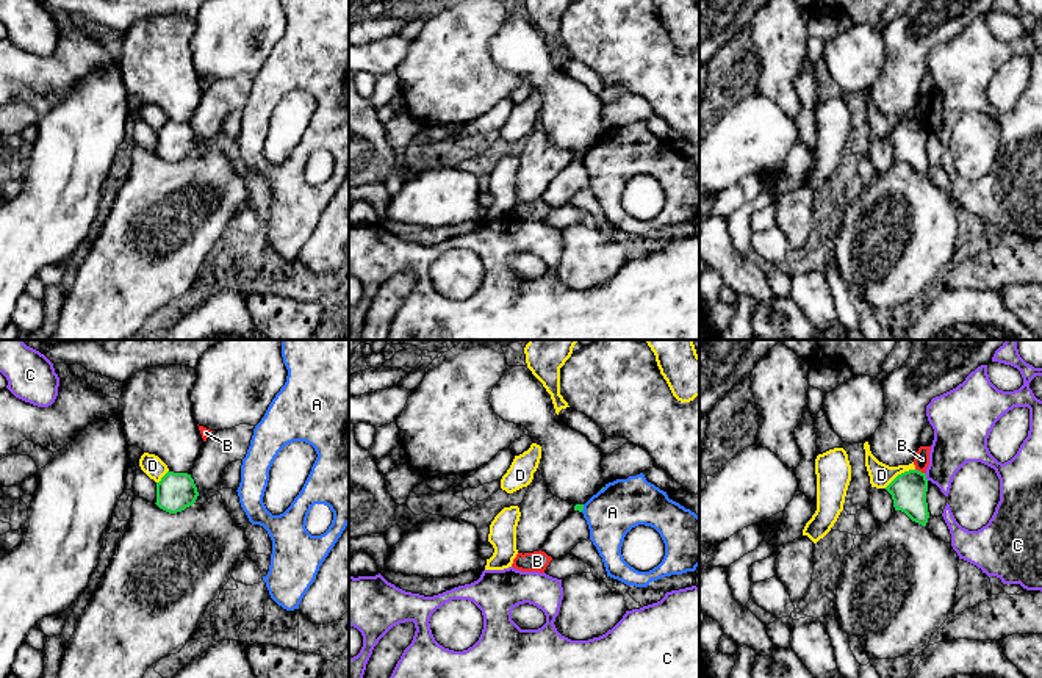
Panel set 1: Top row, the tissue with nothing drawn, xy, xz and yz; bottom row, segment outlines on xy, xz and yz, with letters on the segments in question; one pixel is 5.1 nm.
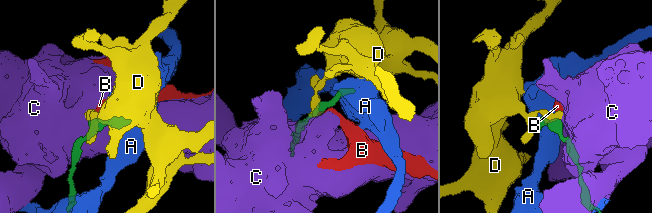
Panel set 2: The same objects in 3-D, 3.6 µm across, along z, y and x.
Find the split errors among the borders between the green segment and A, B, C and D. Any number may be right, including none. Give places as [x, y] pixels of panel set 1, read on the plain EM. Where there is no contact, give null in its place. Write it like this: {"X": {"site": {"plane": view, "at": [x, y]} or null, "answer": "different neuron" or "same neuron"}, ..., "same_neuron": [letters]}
{"A": {"site": {"plane": "xz", "at": [582, 157]}, "answer": "different neuron"}, "B": {"site": {"plane": "yz", "at": [920, 121]}, "answer": "different neuron"}, "C": {"site": {"plane": "yz", "at": [925, 126]}, "answer": "different neuron"}, "D": {"site": {"plane": "yz", "at": [898, 124]}, "answer": "different neuron"}, "same_neuron": []}

